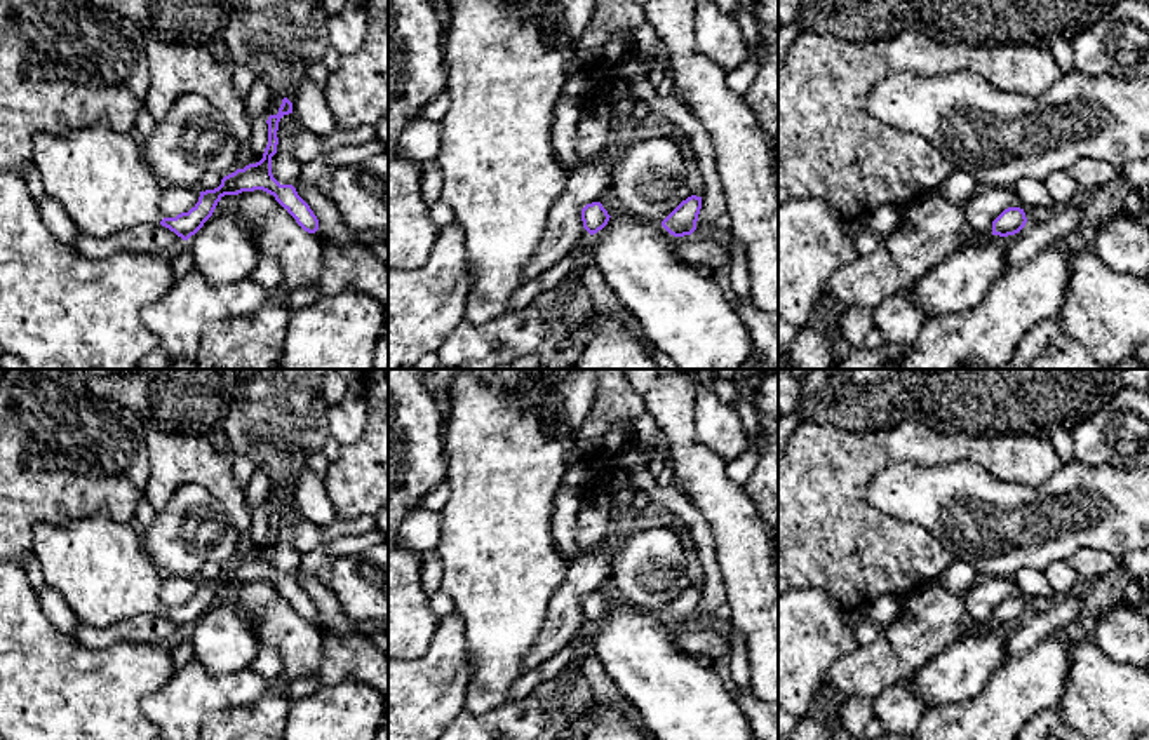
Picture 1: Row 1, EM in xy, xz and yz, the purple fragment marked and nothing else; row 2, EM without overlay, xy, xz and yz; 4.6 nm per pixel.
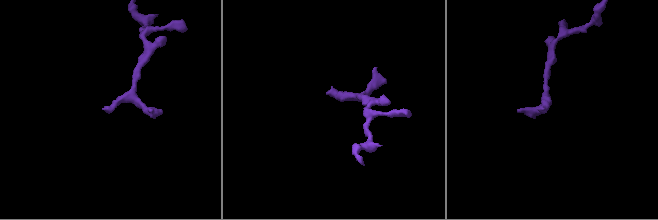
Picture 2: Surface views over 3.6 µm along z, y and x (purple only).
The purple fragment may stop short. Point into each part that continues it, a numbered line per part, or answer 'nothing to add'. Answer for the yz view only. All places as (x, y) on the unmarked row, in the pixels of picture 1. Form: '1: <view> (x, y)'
nothing to add

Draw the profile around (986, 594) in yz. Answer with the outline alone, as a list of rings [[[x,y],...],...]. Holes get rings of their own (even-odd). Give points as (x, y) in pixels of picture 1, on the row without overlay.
[[[982,576],[963,597],[968,616],[982,625],[992,625],[992,611],[1008,597],[1020,597],[1027,613],[1043,602],[1025,594],[1013,578]]]

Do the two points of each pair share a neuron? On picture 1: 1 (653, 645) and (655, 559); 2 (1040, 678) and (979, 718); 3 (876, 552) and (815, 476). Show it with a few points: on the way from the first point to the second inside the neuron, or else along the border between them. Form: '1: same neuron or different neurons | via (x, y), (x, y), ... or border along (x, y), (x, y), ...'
1: different neurons | border along (629, 603), (660, 615)
2: same neuron | via (1024, 686), (994, 716)
3: same neuron | via (857, 533), (819, 495)

